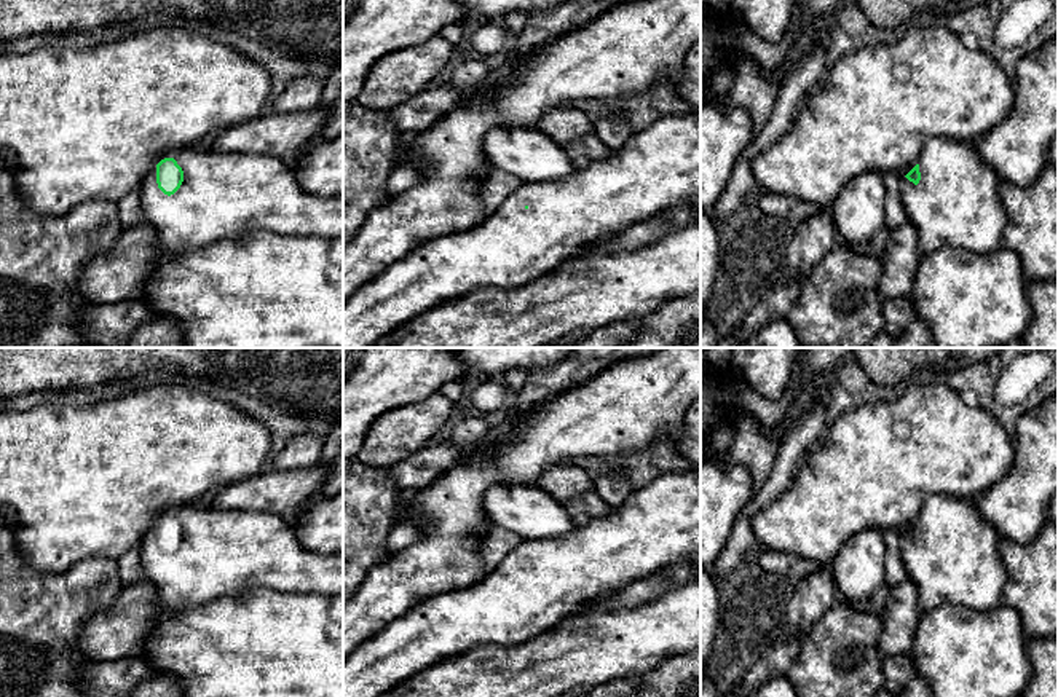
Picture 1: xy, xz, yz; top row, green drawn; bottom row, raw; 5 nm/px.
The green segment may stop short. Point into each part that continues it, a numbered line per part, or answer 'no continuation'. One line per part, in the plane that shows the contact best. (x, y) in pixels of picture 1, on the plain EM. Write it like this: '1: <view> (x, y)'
1: xy (224, 552)

